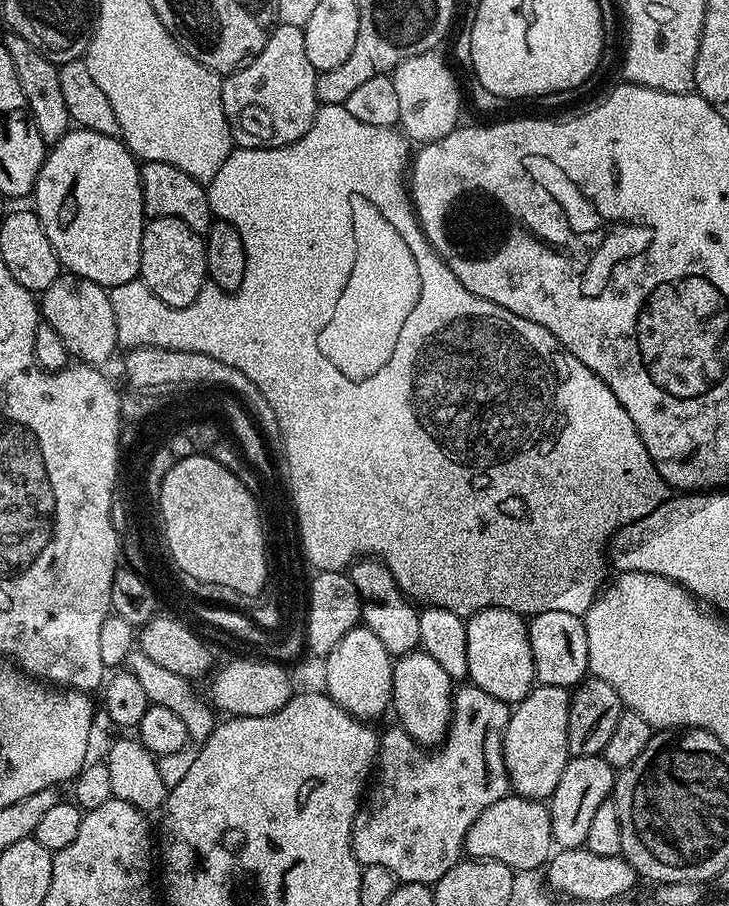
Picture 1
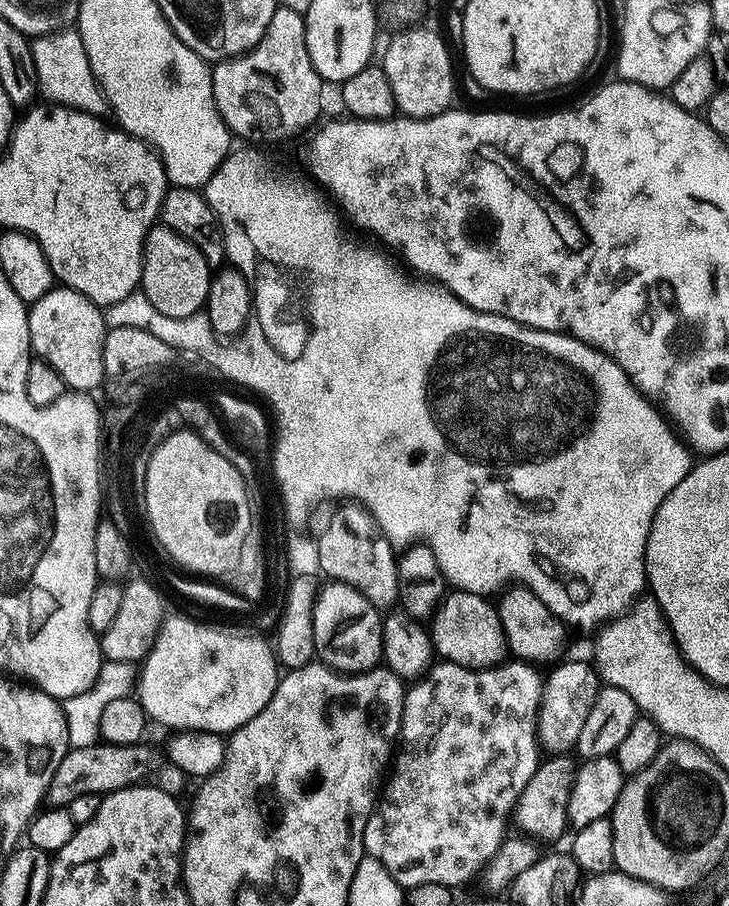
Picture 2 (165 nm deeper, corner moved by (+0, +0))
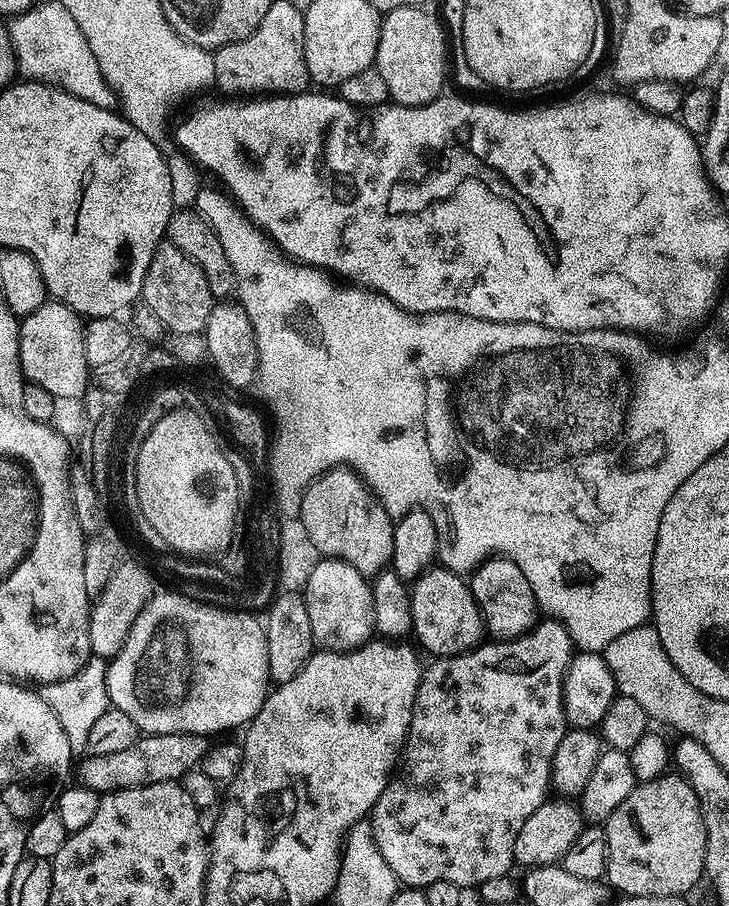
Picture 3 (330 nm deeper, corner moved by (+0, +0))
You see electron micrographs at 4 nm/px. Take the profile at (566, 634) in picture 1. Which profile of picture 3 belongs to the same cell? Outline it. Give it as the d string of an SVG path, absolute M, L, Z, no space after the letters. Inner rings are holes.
M488 558L471 573L470 587L476 604L480 608L480 617L489 637L497 640L513 640L528 632L537 623L538 605L526 574L506 558Z

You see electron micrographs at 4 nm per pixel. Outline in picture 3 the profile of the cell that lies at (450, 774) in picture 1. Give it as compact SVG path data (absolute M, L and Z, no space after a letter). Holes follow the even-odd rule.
M544 618L518 638L481 642L470 652L433 659L431 661L433 664L423 669L408 736L404 739L404 747L398 757L398 767L370 813L372 833L378 850L382 858L386 858L386 866L390 866L390 870L401 885L421 890L427 888L430 882L454 882L461 886L469 886L468 884L478 886L482 882L490 882L490 878L509 875L508 871L514 868L512 858L514 842L518 842L518 834L522 826L526 826L526 818L530 818L530 814L534 814L534 810L538 810L538 806L546 803L550 796L548 790L550 791L550 785L553 783L552 763L555 751L558 750L566 731L564 676L568 673L573 657L574 643L567 627L555 618Z

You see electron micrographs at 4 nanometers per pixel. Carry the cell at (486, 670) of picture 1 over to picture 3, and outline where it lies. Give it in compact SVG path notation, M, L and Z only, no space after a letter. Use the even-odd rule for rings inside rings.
M429 566L416 577L410 591L412 593L412 632L420 639L419 647L425 653L433 652L431 655L436 658L457 656L463 652L472 651L485 639L484 619L480 617L480 608L476 604L469 581L461 573L452 572L443 566Z

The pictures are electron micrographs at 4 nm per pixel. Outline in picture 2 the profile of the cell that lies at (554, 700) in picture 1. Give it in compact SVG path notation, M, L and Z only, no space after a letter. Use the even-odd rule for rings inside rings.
M568 660L557 663L547 673L544 689L540 695L540 713L536 716L536 738L541 749L548 754L568 754L578 742L578 734L582 734L582 725L586 722L586 714L590 714L590 706L594 706L594 698L600 692L602 681L593 665L584 660Z

